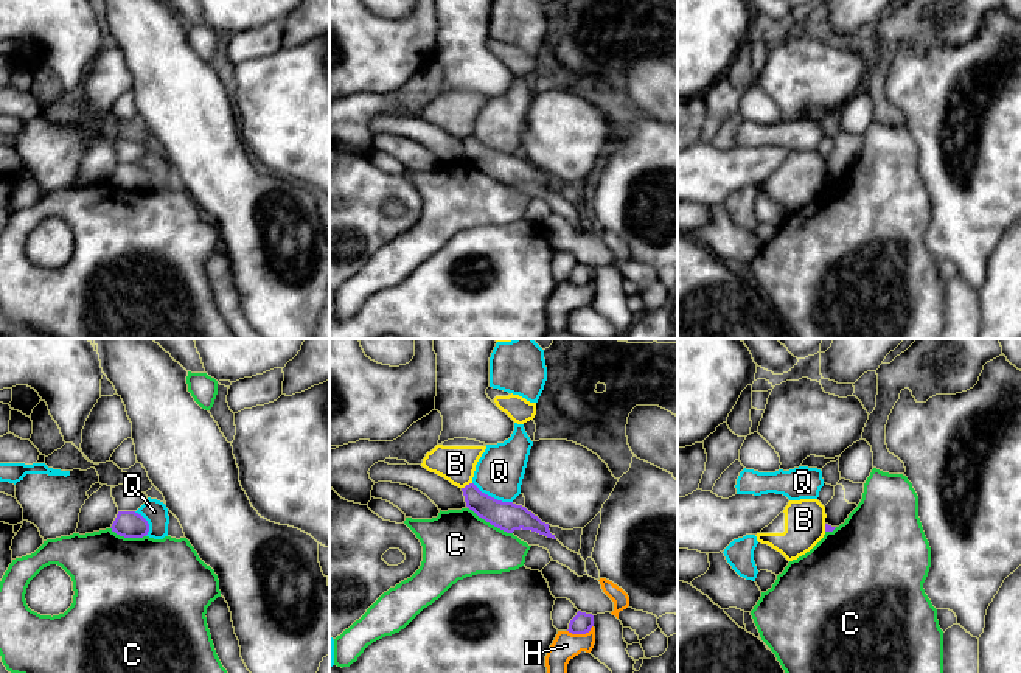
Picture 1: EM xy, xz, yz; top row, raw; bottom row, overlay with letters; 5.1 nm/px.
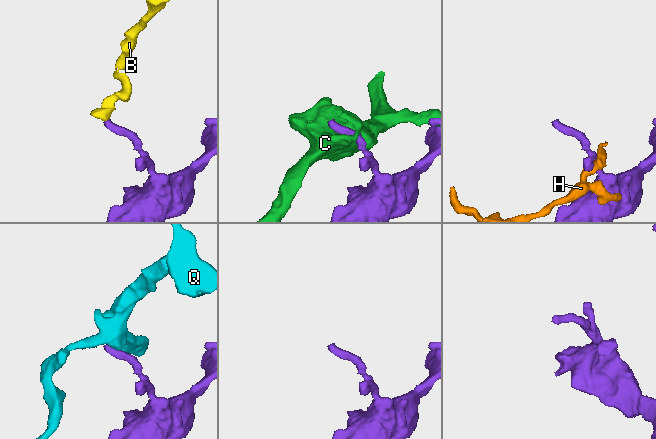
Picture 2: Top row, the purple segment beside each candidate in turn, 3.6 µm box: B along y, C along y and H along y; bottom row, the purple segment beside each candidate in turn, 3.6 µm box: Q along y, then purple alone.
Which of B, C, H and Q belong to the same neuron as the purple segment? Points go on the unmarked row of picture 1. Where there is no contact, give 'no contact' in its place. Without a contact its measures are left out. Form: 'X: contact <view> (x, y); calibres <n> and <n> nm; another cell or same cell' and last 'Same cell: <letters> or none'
B: contact xz (466, 137); calibres 140 and 190 nm; another cell
C: contact xz (490, 174); calibres 150 and 360 nm; another cell
H: contact xz (580, 285); calibres 110 and 140 nm; another cell
Q: contact xz (493, 149); calibres 150 and 240 nm; another cell
Same cell: none

